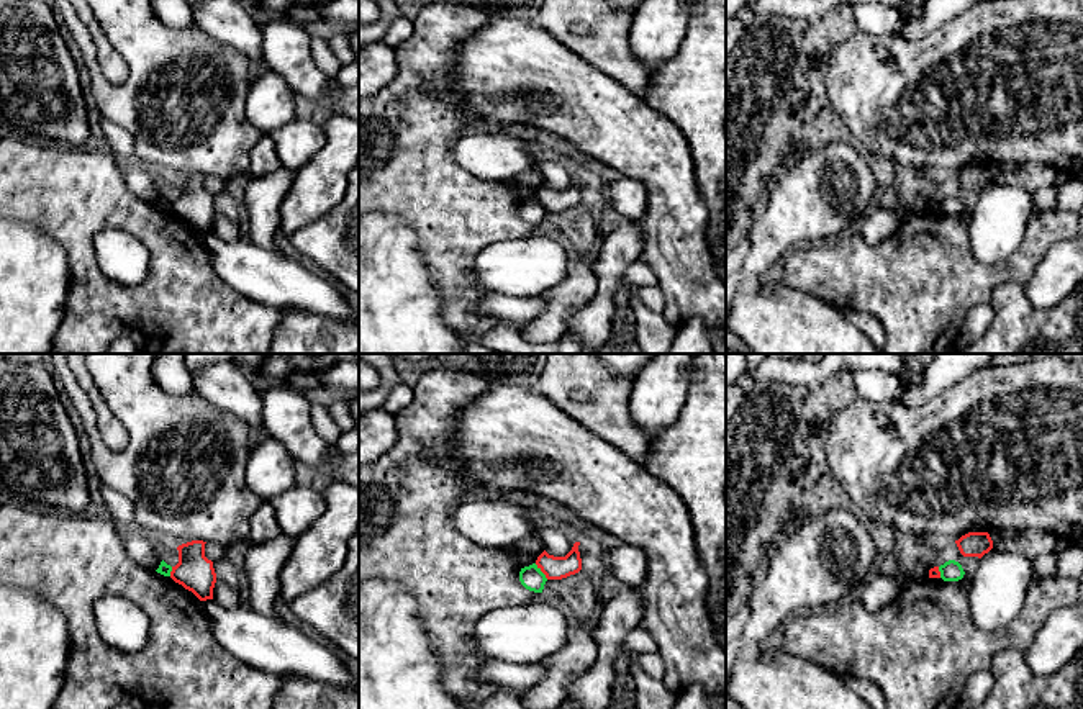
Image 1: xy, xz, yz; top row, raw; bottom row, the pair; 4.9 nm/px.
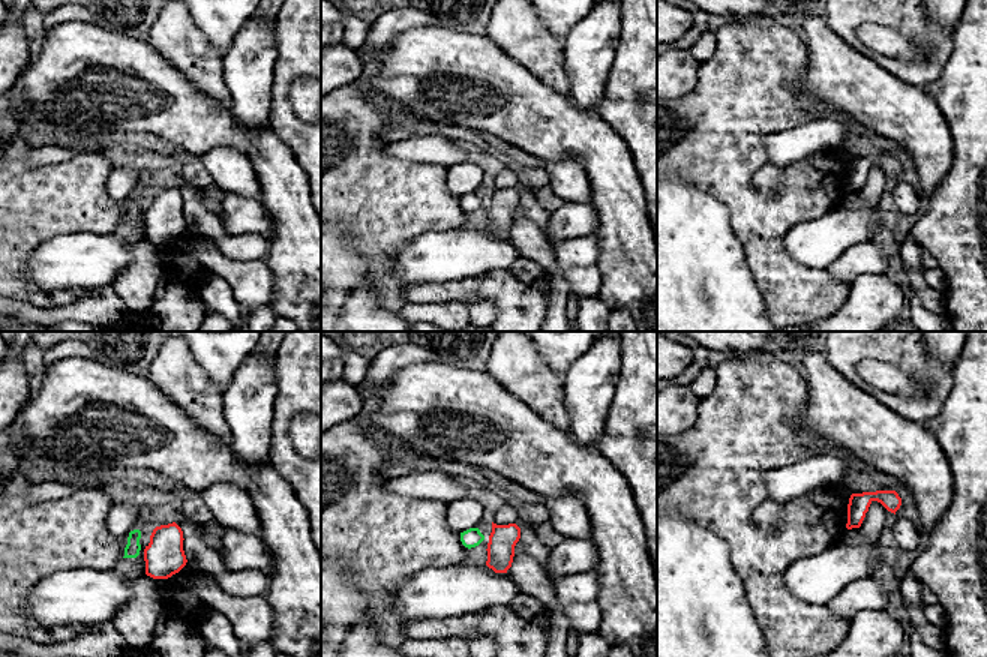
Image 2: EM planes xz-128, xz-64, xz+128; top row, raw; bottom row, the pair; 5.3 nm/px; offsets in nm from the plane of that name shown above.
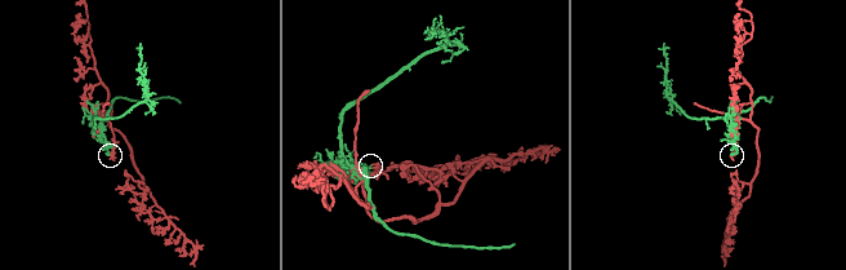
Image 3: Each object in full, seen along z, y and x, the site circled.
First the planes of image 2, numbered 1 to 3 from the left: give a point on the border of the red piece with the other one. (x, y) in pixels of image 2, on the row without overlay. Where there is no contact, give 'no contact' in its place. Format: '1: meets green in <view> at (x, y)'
1: no contact
2: no contact
3: no contact

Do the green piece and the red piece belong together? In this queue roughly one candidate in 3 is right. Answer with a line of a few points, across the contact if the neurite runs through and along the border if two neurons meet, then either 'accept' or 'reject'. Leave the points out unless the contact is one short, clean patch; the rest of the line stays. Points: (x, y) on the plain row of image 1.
line xz (534, 197), (548, 212); reject

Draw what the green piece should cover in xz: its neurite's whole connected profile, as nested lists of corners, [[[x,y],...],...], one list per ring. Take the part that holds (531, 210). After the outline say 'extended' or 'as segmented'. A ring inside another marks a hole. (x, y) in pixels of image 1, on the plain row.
[[[532,196],[529,200],[521,201],[519,215],[526,223],[542,226],[547,211],[541,205],[541,201],[536,196]]]; as segmented

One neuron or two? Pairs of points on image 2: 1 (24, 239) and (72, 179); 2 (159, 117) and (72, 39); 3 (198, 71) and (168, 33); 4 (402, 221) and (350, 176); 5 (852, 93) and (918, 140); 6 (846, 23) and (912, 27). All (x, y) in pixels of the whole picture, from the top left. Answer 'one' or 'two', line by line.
1: one
2: one
3: one
4: one
5: one
6: one

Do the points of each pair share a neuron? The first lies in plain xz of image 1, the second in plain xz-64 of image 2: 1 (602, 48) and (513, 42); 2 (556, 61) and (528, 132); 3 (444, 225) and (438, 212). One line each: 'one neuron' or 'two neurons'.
1: one neuron
2: one neuron
3: one neuron

